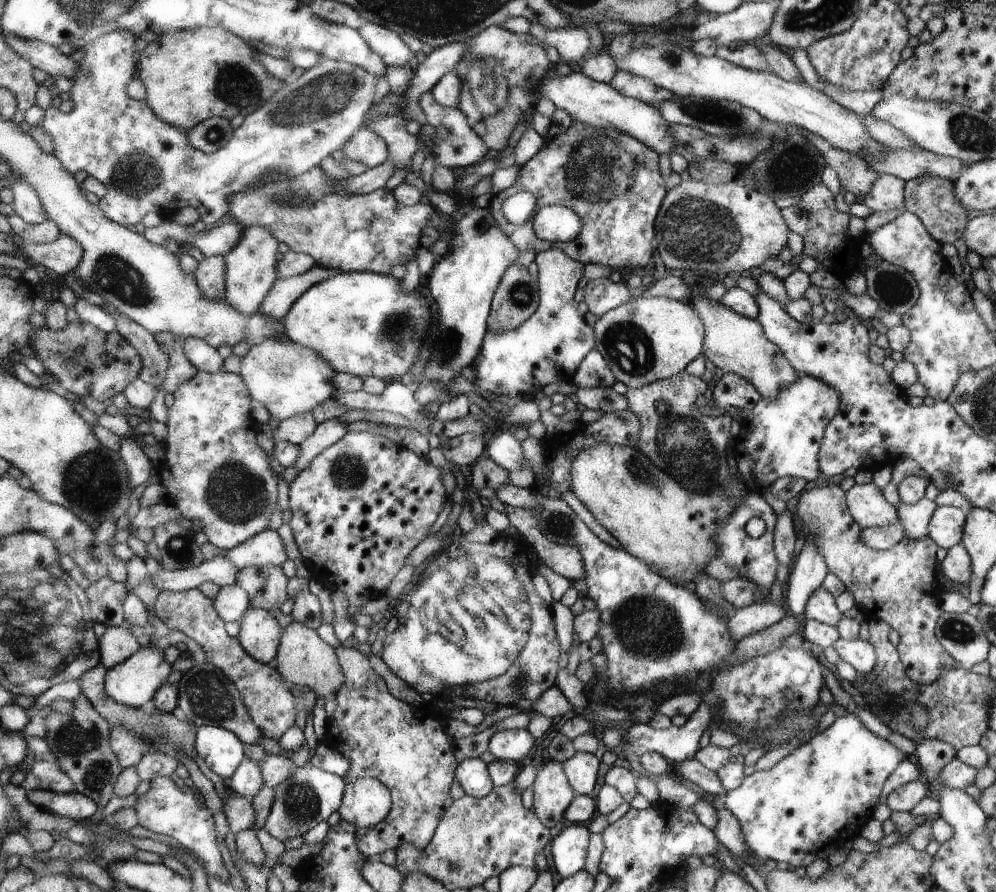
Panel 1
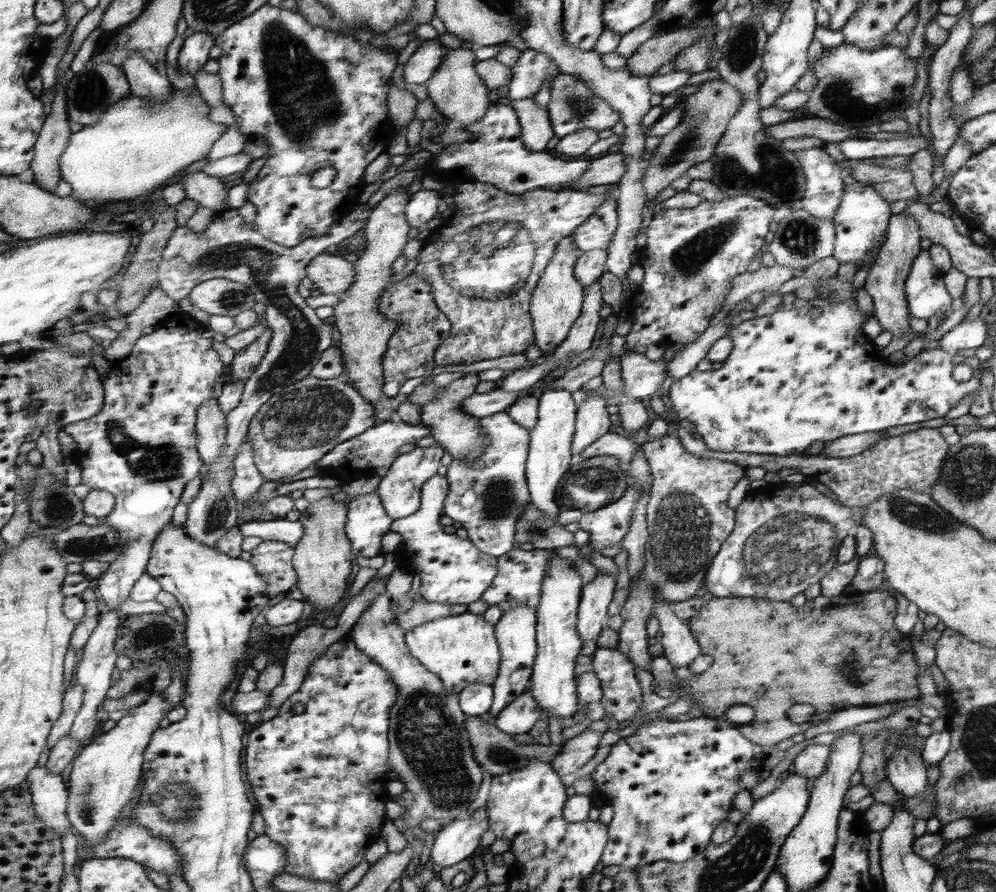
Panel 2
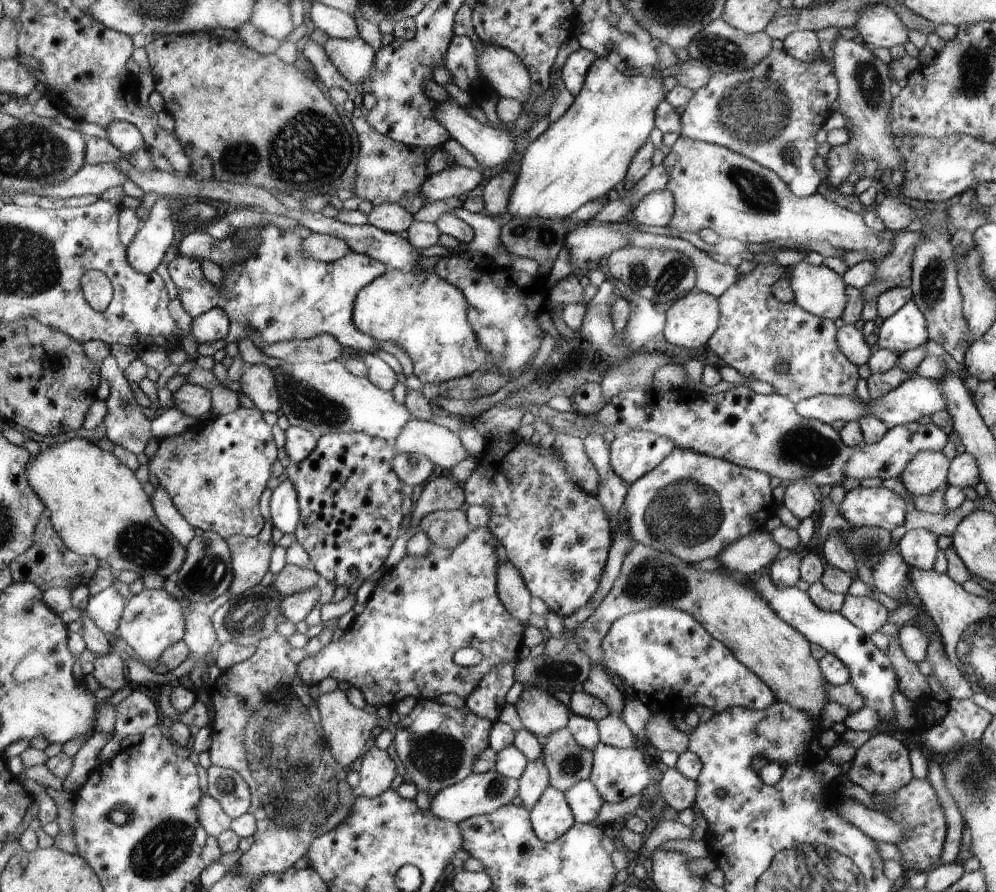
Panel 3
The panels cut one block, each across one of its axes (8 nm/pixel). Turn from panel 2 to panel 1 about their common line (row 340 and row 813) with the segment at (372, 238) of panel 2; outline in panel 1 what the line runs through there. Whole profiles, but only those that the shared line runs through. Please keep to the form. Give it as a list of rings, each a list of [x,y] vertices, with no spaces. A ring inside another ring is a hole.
[[[360,778],[346,784],[338,814],[341,820],[360,828],[377,826],[392,810],[392,796],[386,785],[374,778]]]

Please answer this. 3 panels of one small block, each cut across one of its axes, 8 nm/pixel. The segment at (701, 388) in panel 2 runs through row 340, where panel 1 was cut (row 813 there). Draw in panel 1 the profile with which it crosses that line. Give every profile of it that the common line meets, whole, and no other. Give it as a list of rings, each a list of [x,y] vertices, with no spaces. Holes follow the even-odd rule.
[[[846,714],[835,718],[833,724],[818,733],[810,742],[796,748],[792,754],[782,758],[770,770],[751,770],[746,774],[740,788],[728,791],[724,797],[726,808],[740,824],[746,838],[746,846],[756,860],[770,865],[806,869],[815,860],[827,860],[830,854],[830,838],[834,848],[842,846],[846,840],[860,837],[862,816],[864,824],[874,814],[874,806],[882,794],[882,784],[894,772],[904,758],[910,758],[887,740],[870,732],[856,714]]]

